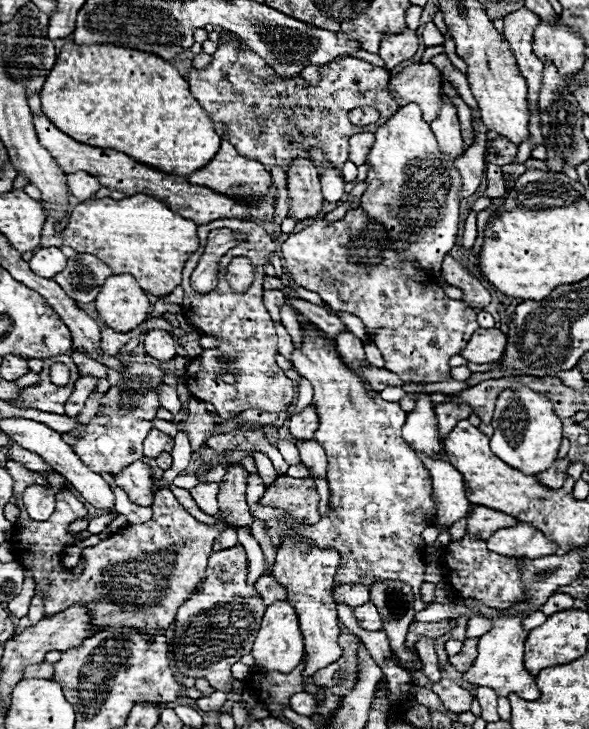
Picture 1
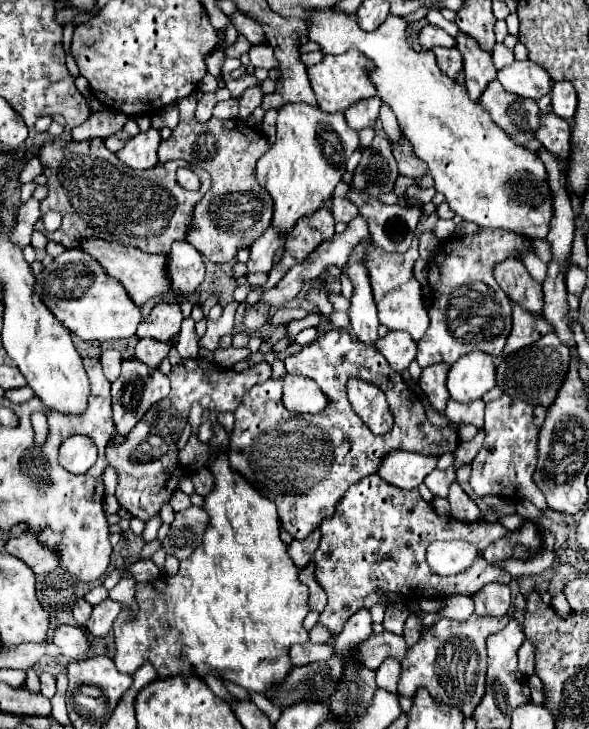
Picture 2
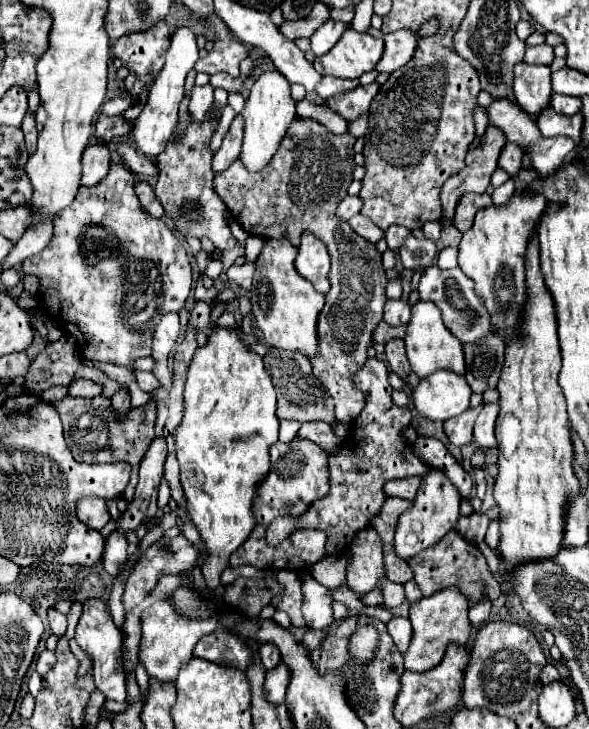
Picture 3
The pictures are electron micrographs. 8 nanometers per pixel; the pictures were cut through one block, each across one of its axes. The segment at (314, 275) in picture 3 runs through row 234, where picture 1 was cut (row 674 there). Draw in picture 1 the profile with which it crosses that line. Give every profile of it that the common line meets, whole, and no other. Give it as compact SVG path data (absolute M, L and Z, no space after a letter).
M284 538L282 546L276 554L276 564L272 570L272 576L286 588L288 602L296 608L300 628L304 634L304 692L322 696L324 688L314 684L314 674L322 670L324 666L336 662L342 656L342 648L338 644L340 626L338 626L338 614L336 614L336 602L332 600L332 586L334 586L334 574L336 566L340 562L340 554L332 548L312 548L306 544L296 544L292 538Z

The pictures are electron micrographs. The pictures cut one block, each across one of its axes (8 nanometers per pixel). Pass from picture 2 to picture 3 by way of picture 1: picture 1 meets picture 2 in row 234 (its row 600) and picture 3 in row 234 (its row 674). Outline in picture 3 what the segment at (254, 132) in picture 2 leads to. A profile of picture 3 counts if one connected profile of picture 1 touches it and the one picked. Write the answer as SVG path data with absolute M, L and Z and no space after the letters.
M212 110L208 112L208 118L198 124L192 122L178 144L168 142L164 154L158 156L160 176L154 186L154 192L158 200L162 202L168 216L174 220L174 226L184 236L196 236L196 238L210 238L212 244L220 250L230 250L236 246L236 238L232 236L224 212L226 206L220 202L216 190L214 190L214 172L212 172L212 152L210 152L210 138L218 126L218 122L210 122Z

